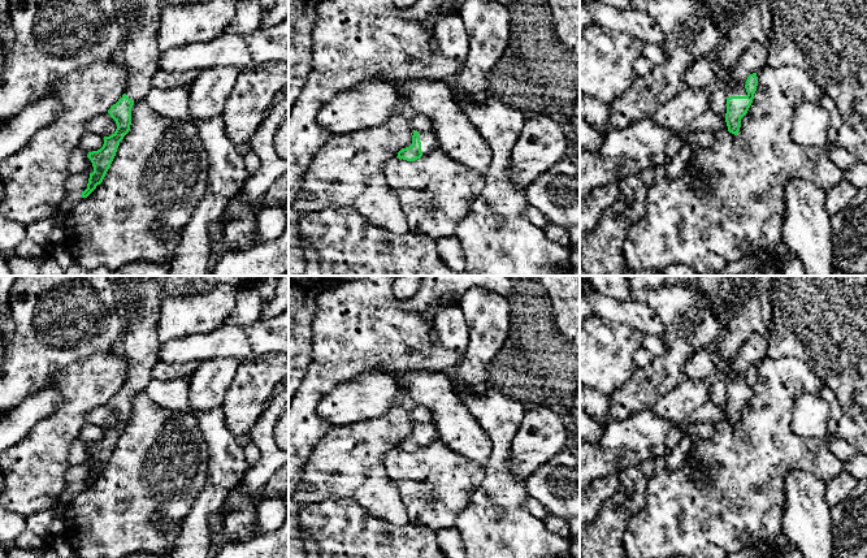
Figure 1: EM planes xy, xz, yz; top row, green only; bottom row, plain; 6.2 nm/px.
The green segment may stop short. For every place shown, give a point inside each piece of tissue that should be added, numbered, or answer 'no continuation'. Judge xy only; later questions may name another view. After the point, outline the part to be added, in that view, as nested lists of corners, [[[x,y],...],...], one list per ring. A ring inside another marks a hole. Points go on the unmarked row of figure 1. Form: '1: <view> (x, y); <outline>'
1: xy (139, 299); [[[113,276],[114,297],[125,321],[120,345],[127,364],[125,385],[134,394],[146,390],[152,367],[159,360],[157,336],[164,298],[152,276]]]

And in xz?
1: xz (429, 431); [[[434,420],[429,423],[419,423],[419,427],[422,446],[429,445],[433,440],[438,437],[438,427]]]

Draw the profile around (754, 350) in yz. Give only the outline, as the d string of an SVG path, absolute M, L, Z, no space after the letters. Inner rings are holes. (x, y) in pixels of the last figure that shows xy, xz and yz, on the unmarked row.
M770 324L764 332L751 333L741 346L738 355L733 360L731 369L738 376L745 377L750 365L758 364L767 358L770 343Z

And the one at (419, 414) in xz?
M420 405L411 406L411 418L416 423L429 423L434 420L432 411Z

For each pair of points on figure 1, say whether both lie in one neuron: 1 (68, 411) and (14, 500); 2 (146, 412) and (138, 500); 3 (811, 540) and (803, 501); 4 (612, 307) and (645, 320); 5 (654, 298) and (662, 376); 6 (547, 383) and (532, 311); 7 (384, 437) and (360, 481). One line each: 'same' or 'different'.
1: same
2: same
3: same
4: same
5: same
6: same
7: same

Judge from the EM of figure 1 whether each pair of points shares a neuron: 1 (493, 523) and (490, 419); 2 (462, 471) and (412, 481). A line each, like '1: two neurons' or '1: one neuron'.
1: one neuron
2: one neuron

